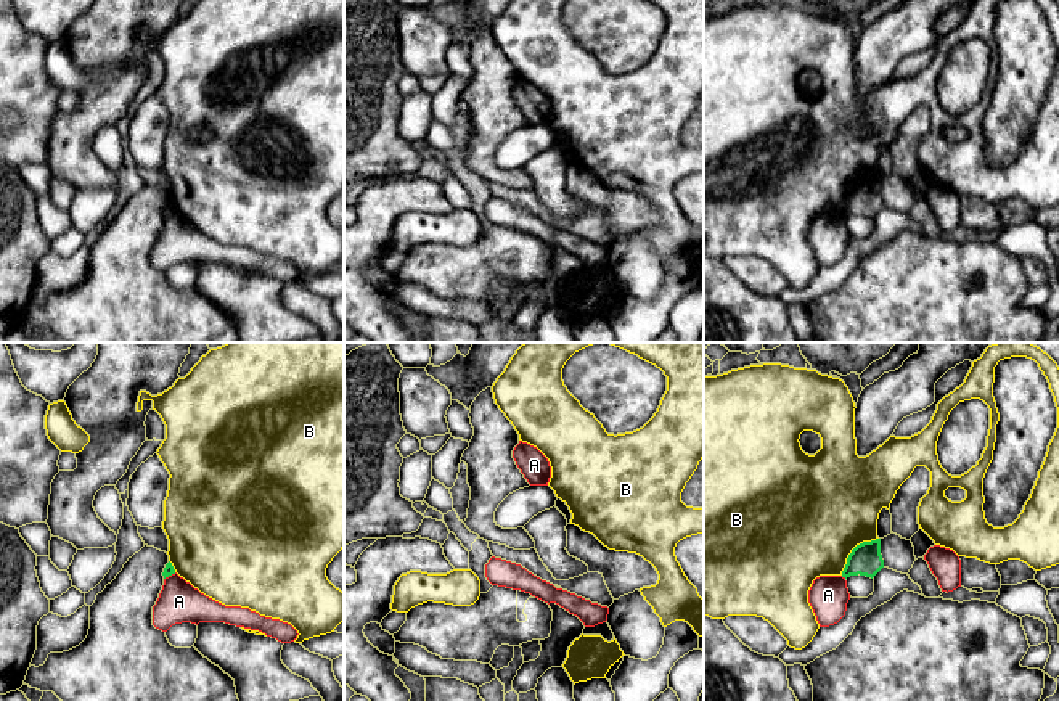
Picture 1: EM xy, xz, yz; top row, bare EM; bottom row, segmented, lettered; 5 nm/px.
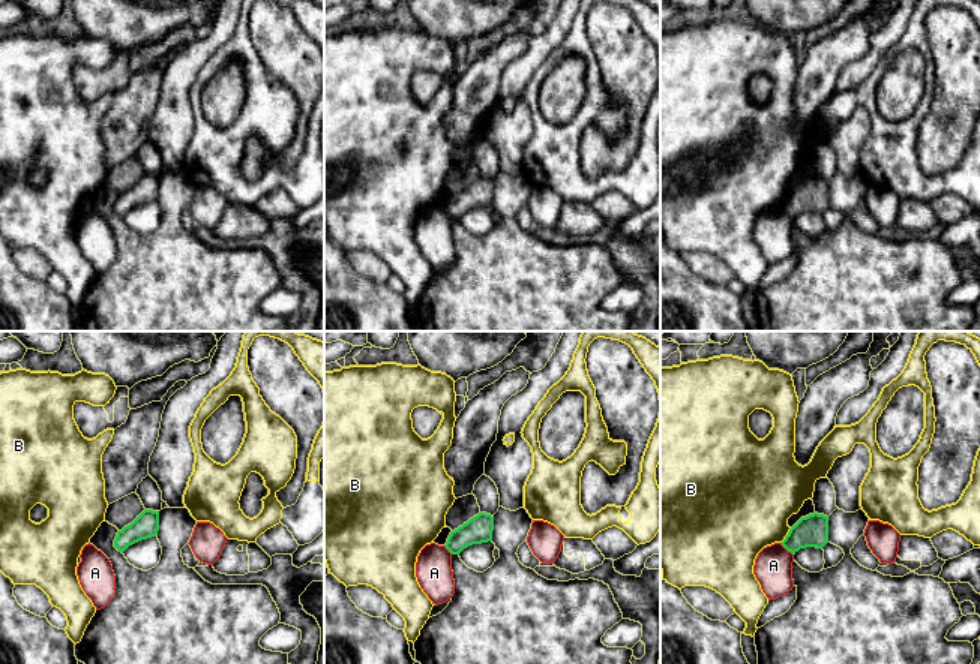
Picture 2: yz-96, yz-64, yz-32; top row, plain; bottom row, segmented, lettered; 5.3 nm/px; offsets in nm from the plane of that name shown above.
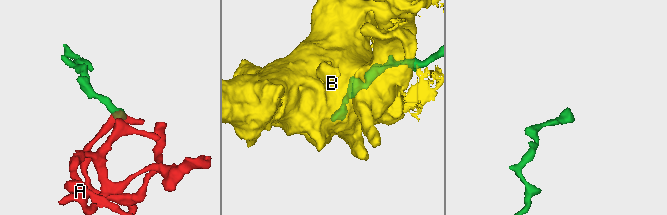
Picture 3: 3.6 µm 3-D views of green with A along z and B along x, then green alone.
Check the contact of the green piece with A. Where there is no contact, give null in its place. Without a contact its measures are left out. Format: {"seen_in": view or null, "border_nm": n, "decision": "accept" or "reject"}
{"seen_in": "yz", "border_nm": 30, "decision": "reject"}

